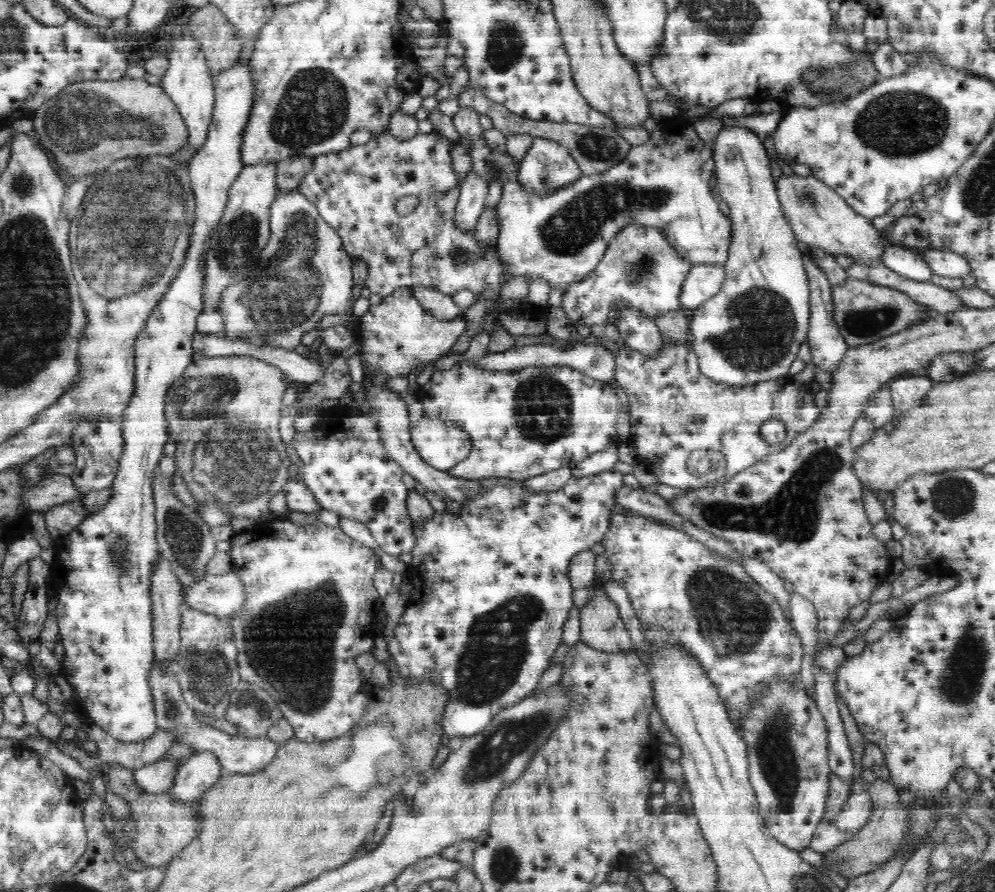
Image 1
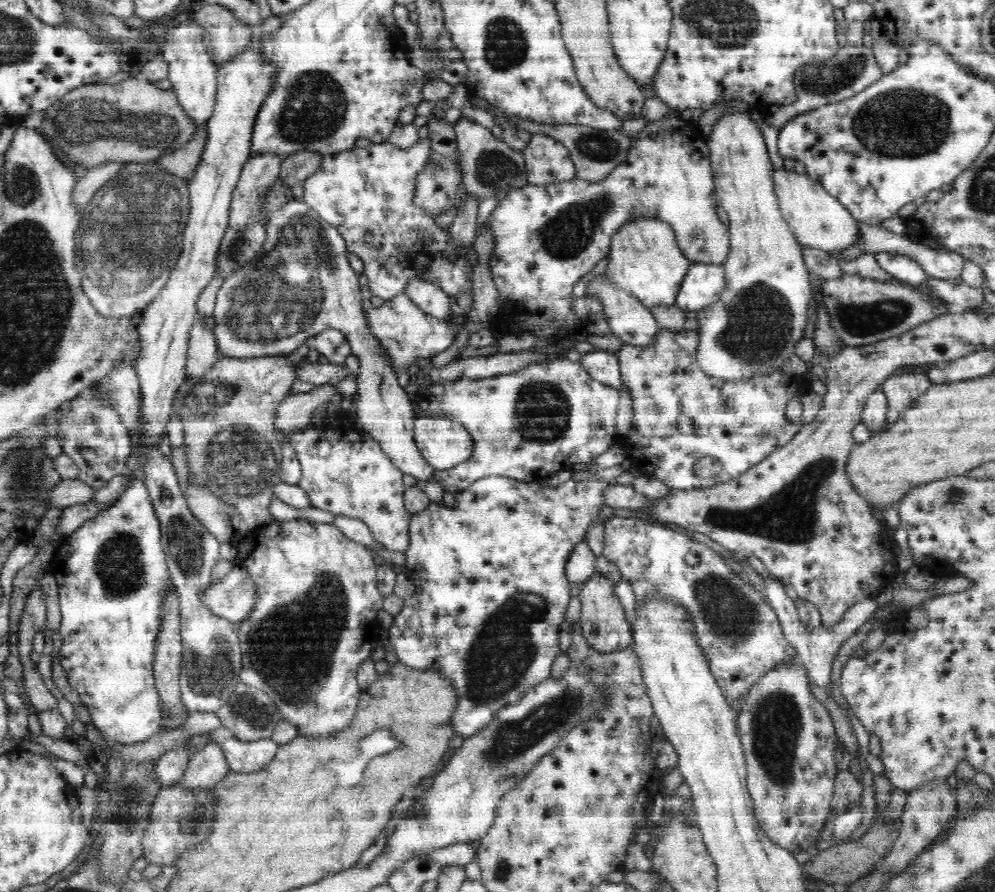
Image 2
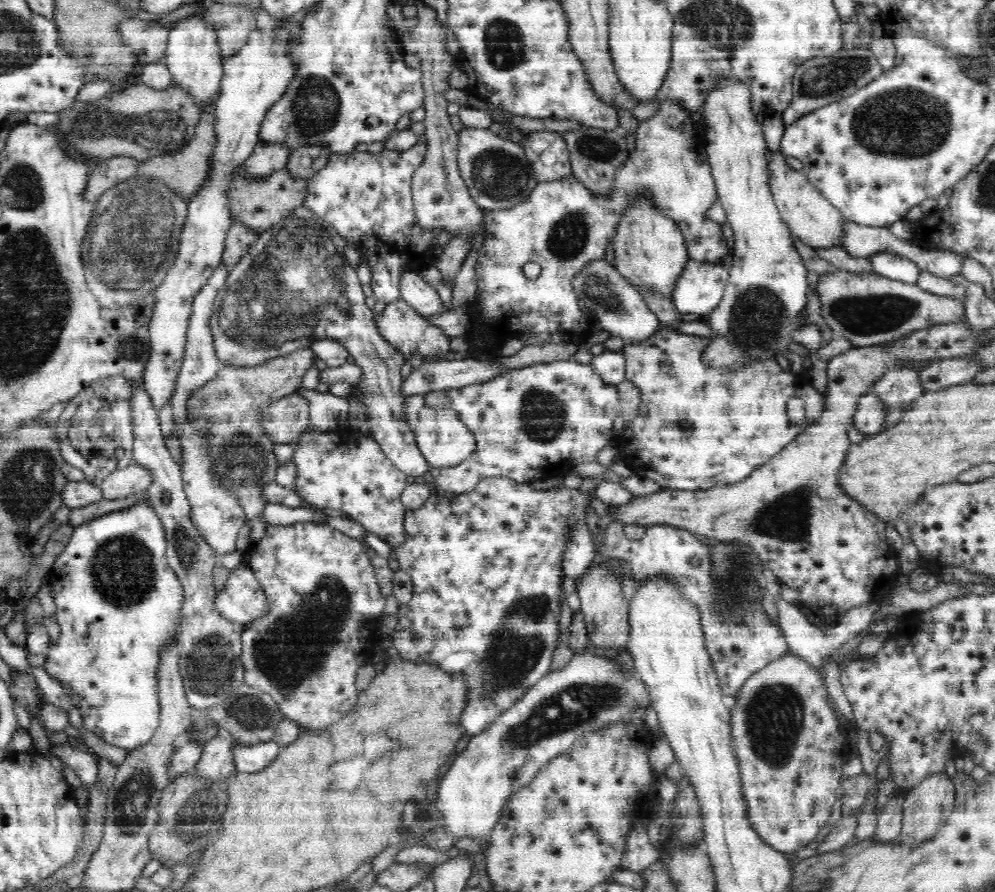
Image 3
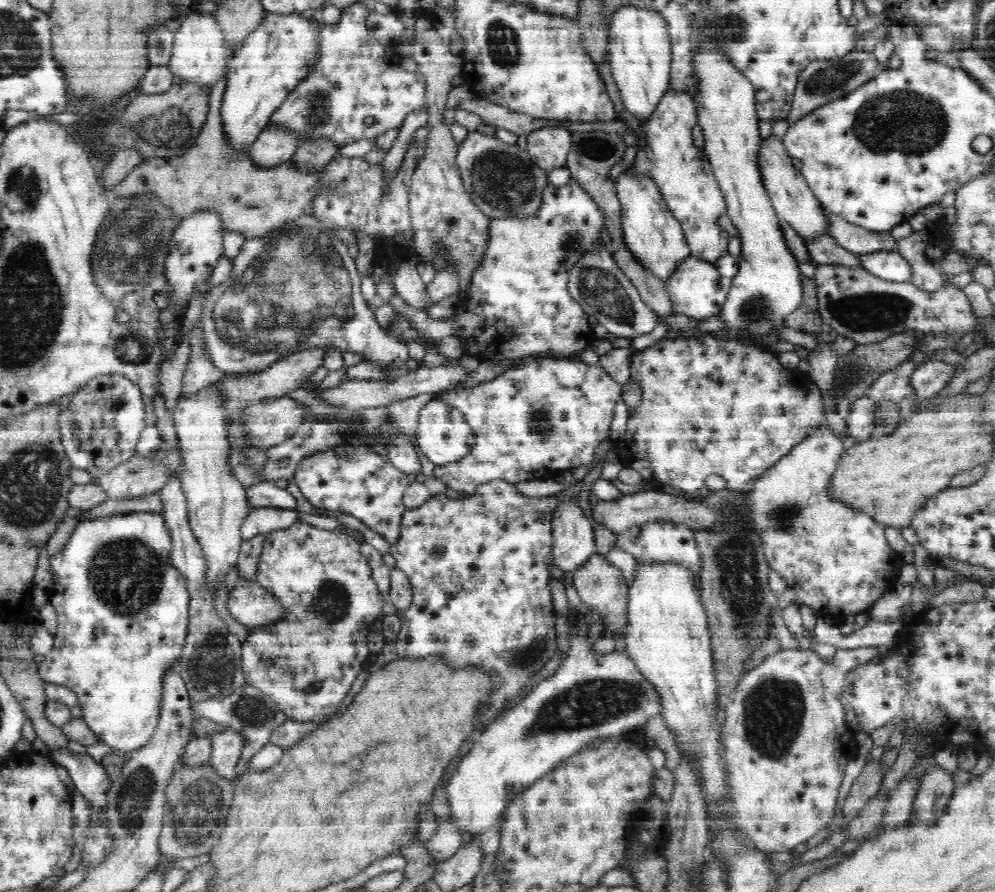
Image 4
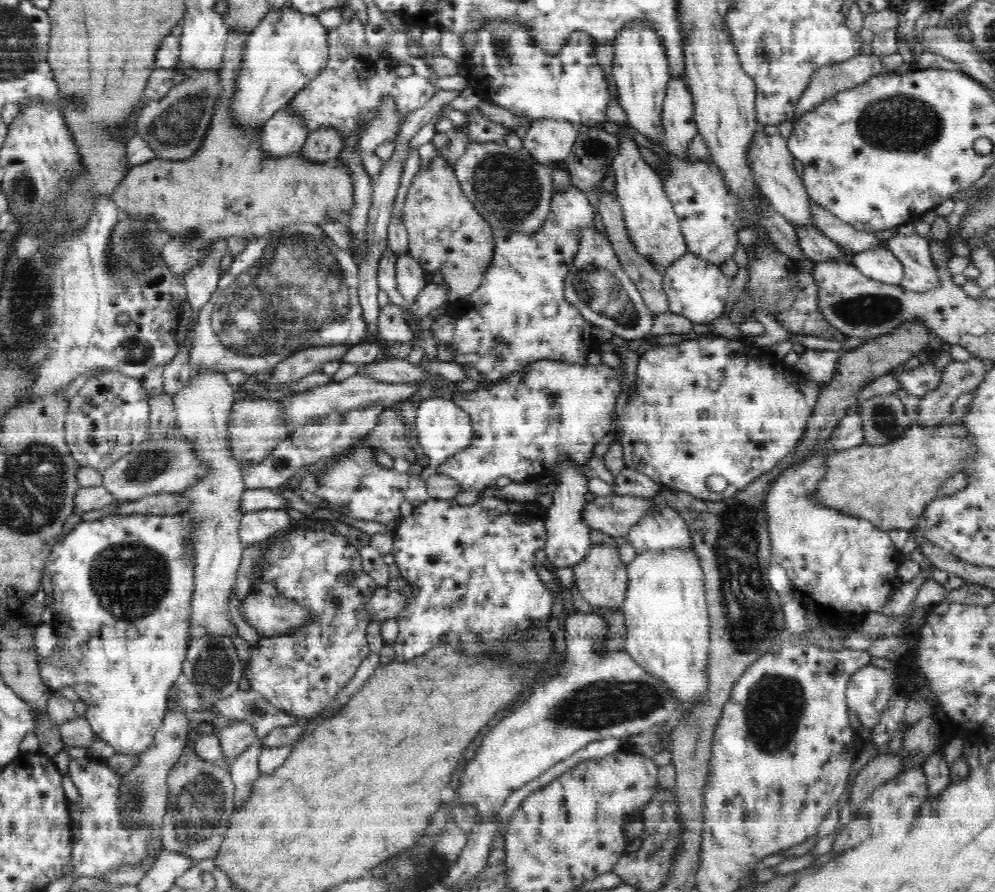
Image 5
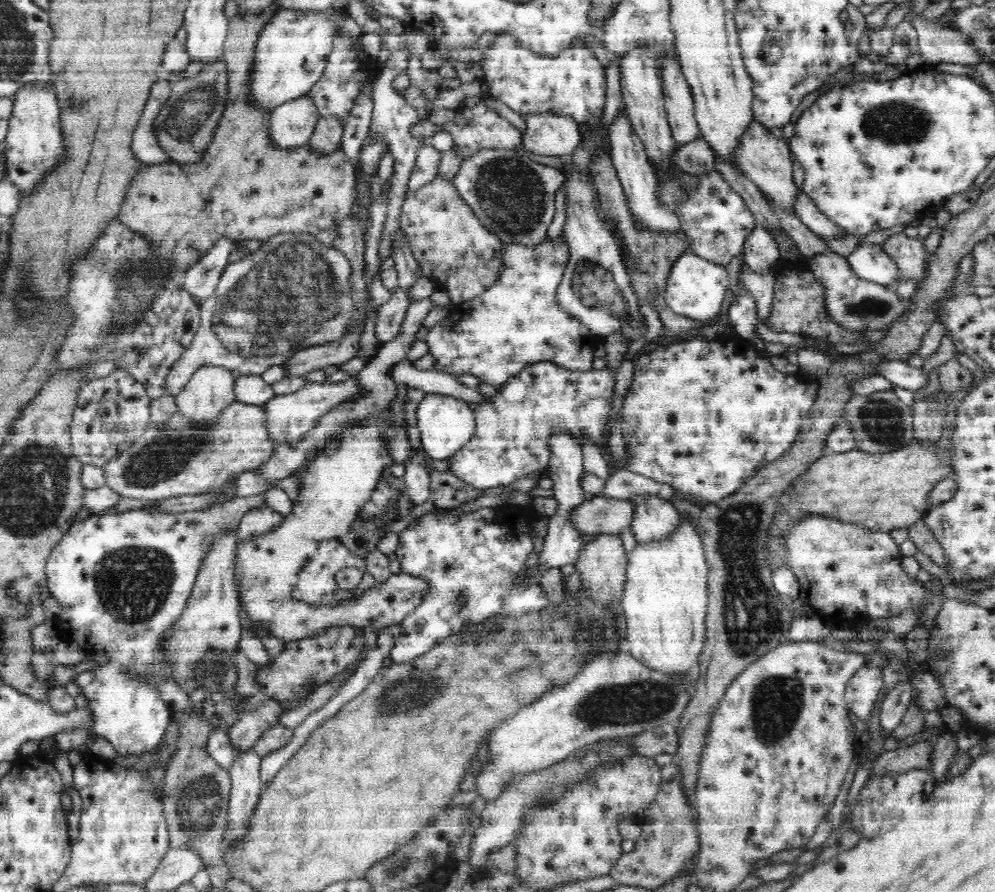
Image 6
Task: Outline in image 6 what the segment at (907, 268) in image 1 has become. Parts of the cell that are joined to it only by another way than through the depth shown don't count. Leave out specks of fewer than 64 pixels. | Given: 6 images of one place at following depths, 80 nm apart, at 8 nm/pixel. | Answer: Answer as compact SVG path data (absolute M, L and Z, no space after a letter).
M861 243L847 258L849 267L861 279L881 285L893 286L902 275L896 262L884 252L880 245Z

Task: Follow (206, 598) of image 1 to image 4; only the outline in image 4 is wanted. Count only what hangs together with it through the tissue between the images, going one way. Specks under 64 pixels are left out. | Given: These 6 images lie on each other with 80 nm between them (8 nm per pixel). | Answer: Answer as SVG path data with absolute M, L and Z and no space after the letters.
M242 575L225 599L230 616L250 629L271 626L286 615L286 608L272 593Z

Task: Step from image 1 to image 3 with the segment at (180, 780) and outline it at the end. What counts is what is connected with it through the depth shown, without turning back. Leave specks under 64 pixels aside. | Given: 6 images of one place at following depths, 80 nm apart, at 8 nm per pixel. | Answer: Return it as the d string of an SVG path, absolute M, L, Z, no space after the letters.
M218 736L206 742L201 759L195 764L192 772L216 781L222 781L236 773L231 753L236 743L232 740L221 740Z

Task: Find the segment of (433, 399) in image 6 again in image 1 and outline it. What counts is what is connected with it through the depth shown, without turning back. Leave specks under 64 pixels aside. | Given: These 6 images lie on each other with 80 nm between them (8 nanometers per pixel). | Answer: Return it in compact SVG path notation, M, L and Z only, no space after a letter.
M424 415L418 422L417 426L411 428L411 441L419 455L433 468L448 472L467 458L472 448L472 441L464 429L456 424L450 424L437 417L428 417L427 415Z

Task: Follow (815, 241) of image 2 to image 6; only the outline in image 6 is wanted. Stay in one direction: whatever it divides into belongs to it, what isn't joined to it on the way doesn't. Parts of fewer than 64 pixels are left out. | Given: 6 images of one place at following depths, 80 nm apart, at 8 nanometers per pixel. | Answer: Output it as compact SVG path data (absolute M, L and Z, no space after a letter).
M753 119L749 122L748 128L737 141L736 148L733 149L732 159L736 161L735 167L738 168L746 177L754 182L763 195L774 201L774 205L780 211L786 211L795 215L795 205L797 197L803 190L798 189L794 183L792 175L793 159L789 144L784 138L778 138L770 133L770 129Z

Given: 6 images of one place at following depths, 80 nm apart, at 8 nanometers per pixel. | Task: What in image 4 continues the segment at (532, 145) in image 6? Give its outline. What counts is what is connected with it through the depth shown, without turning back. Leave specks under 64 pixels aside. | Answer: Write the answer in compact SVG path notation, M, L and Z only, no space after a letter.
M563 125L538 128L527 135L527 153L544 172L566 167L566 156L570 150L571 133Z

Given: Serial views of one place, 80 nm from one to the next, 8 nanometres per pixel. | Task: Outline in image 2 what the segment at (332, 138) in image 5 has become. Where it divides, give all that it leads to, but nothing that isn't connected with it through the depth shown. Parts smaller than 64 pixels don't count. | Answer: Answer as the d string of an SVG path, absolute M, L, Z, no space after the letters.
M307 150L292 152L283 157L279 179L283 180L284 185L292 187L302 183L320 168L322 159L323 155L319 152L308 152Z

